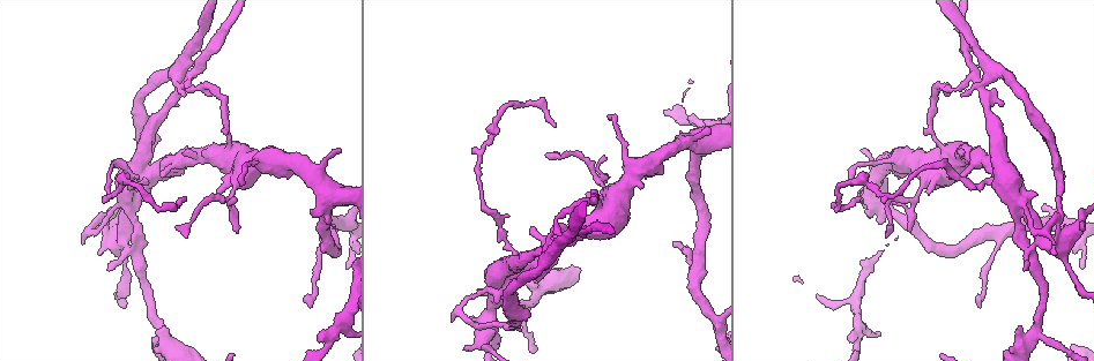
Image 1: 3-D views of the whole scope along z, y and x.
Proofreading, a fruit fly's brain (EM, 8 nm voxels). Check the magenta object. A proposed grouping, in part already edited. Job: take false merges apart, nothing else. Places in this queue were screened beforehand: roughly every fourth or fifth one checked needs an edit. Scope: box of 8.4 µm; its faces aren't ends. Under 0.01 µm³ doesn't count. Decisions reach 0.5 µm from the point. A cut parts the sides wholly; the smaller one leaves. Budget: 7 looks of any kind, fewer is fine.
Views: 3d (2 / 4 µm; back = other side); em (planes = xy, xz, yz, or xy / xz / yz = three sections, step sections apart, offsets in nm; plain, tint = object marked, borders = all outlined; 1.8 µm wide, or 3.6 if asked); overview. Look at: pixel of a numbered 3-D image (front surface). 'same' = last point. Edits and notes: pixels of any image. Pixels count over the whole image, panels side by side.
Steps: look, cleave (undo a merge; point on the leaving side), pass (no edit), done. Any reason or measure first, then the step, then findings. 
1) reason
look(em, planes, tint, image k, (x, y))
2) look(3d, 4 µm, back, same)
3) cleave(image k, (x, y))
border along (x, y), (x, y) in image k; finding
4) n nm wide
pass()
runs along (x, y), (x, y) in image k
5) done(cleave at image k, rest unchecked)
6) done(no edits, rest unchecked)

sharp bend
look(3d, 4 µm, image 1, (478, 161))

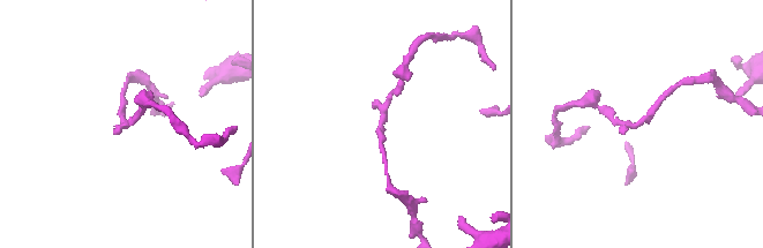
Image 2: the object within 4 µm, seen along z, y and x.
need the tissue
look(em, 3.6 µm, planes, tint, image 2, (123, 124))

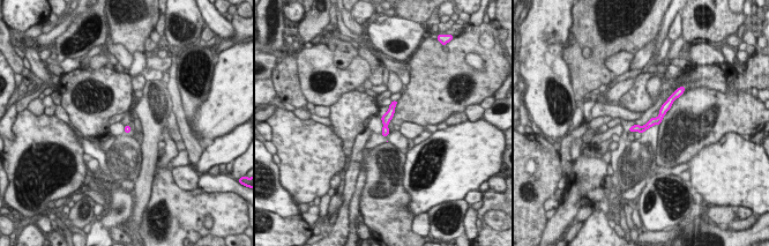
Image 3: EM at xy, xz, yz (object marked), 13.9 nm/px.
pass()
runs along (667, 103), (656, 120), (632, 128) in image 3; all the same cell

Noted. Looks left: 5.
abrupt turn
look(em, yz, step 8, tint, image 1, (148, 177))

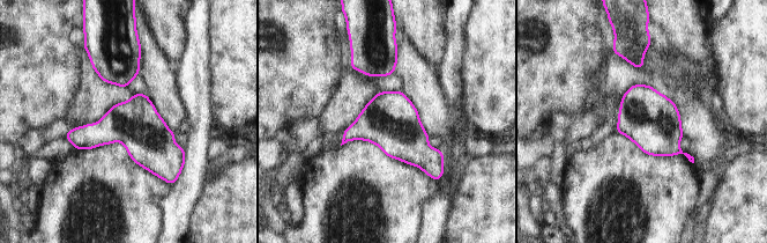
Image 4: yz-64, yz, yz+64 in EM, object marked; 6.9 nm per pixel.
look(em, xy, step 16, tint, same)

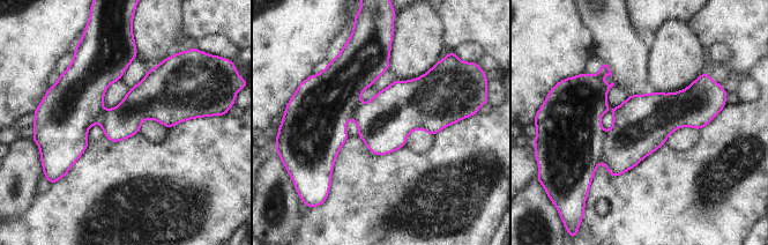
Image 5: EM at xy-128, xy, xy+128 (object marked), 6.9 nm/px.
cleave(image 5, (569, 138))
border along (605, 132), (601, 160) in image 5; a second cell is stuck on

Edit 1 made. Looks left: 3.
thin neck
look(em, xy, step 8, tint, image 1, (699, 266))

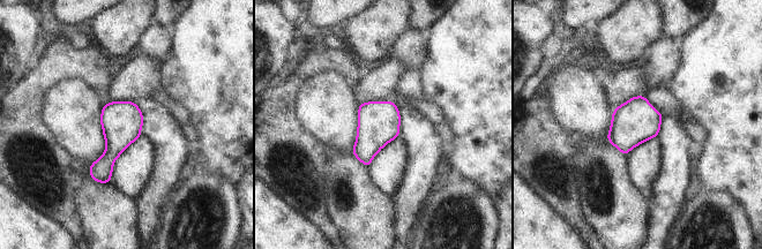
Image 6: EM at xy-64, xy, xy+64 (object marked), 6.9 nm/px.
look(em, planes, tint, same)

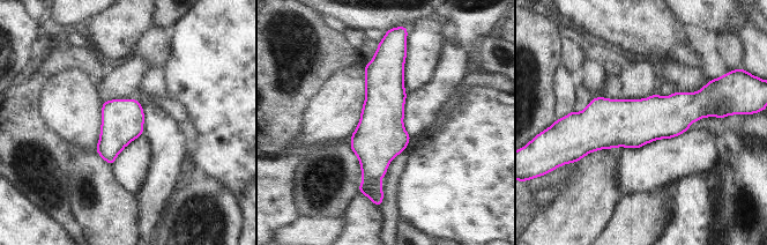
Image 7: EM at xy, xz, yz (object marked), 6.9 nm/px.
pass()
runs along (380, 51), (373, 188) in image 7; one cell here

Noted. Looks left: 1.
done(cleave at image 5, rest unchecked)

